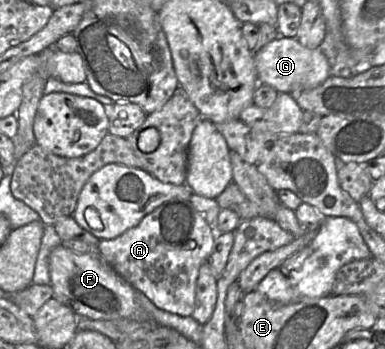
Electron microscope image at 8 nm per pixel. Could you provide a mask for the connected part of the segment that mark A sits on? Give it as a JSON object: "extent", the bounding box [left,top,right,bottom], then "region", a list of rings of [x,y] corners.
{"extent":[97,198,215,316],"region":[[[172,198],[145,216],[136,226],[112,240],[101,240],[97,247],[105,261],[136,291],[143,293],[155,306],[180,316],[191,316],[194,310],[196,282],[200,266],[209,261],[215,229],[188,199]]]}

